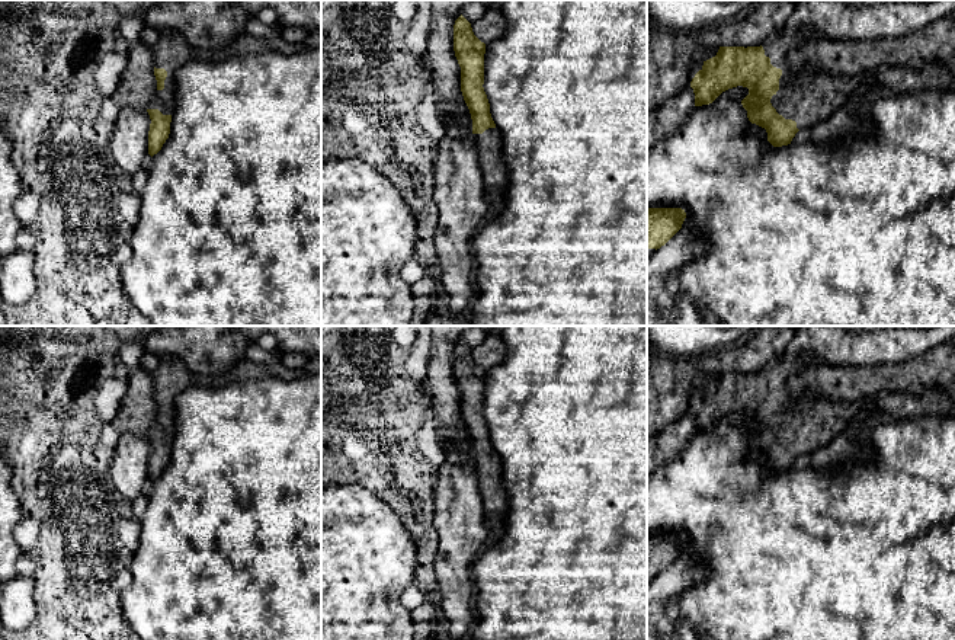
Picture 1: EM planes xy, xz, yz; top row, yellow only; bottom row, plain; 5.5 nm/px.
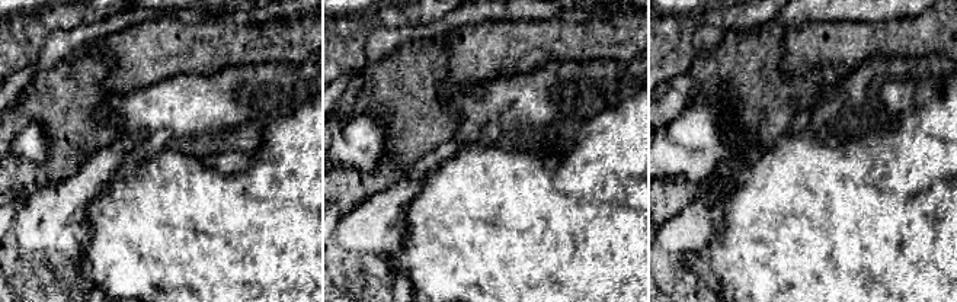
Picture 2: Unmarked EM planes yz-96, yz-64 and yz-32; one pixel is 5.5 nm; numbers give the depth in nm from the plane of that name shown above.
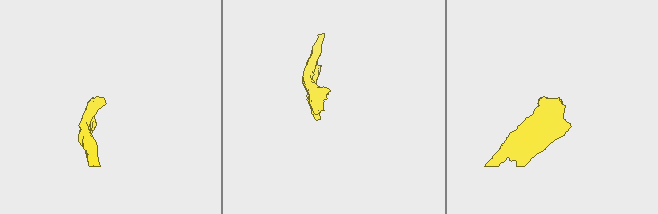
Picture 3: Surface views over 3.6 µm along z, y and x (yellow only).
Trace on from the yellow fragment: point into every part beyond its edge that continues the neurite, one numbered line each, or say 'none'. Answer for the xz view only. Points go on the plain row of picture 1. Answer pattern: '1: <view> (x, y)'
1: xz (489, 470)

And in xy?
1: xy (172, 376)

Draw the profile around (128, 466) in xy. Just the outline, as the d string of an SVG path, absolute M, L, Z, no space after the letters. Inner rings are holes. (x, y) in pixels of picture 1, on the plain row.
M119 433L109 468L116 489L128 500L135 500L148 486L150 449L147 436Z

